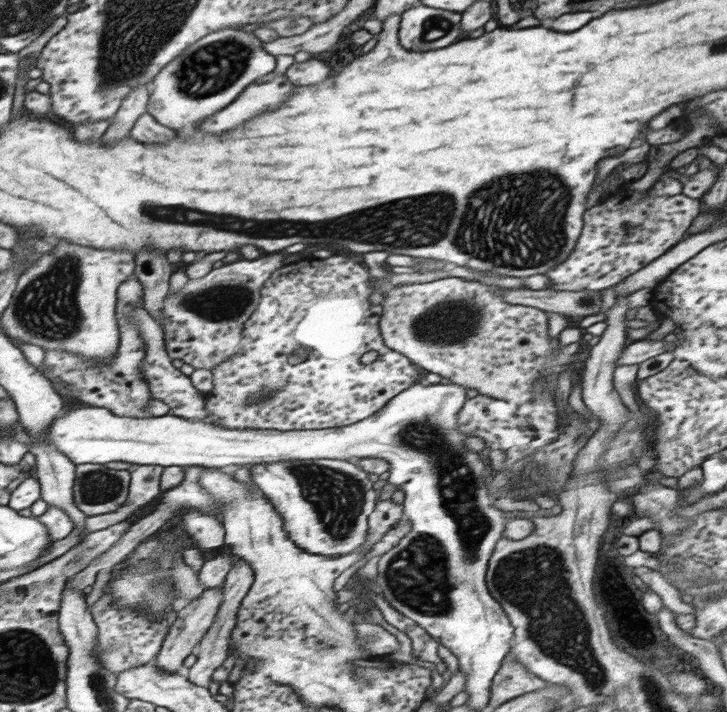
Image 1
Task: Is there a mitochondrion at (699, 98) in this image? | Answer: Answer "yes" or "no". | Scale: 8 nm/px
no

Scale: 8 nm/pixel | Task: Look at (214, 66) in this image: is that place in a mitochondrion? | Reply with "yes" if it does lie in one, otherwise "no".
yes

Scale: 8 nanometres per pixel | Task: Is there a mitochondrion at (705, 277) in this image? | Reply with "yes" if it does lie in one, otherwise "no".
no

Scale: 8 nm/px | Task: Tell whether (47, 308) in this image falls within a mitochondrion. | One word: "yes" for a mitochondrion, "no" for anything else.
yes

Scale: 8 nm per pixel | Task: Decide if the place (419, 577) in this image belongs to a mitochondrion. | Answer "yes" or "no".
yes

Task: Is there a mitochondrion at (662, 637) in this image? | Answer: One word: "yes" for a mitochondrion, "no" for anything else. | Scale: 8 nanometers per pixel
no

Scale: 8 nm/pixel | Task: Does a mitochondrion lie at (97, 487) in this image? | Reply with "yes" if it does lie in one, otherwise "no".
yes

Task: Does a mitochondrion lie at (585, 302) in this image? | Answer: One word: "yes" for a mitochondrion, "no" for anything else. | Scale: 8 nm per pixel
yes

